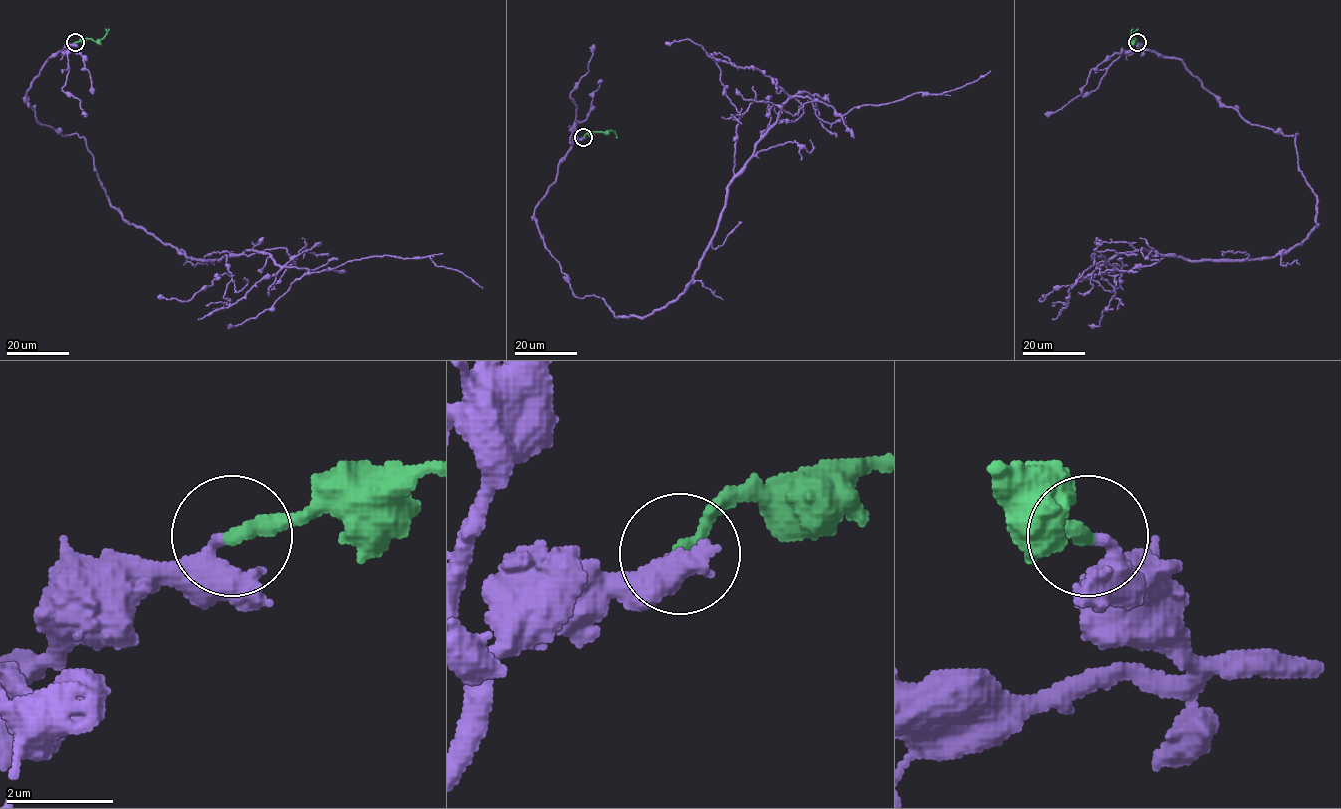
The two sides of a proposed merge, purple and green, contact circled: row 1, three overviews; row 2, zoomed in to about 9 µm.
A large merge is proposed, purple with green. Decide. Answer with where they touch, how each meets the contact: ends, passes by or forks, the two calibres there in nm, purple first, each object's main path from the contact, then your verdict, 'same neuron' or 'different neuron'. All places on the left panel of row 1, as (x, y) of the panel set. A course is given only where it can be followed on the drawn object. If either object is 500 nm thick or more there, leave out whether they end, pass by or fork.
place (75, 42); purple ends; green ends; calibres 300 and 280 nm; course purple (74, 42), (26, 100), (85, 139), (131, 224), (191, 258), (250, 250), (311, 272), (429, 257), (483, 288); course green (75, 42), (86, 39), (99, 41), (109, 28); same neuron

